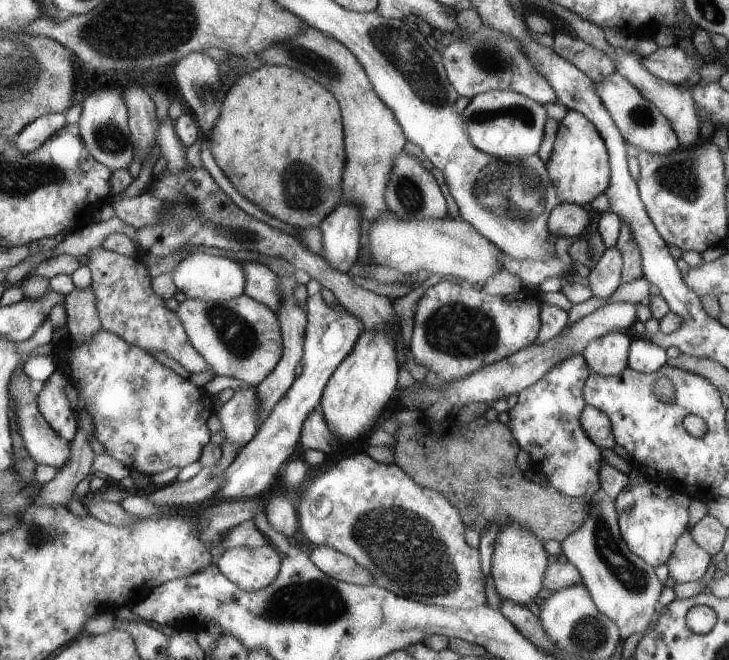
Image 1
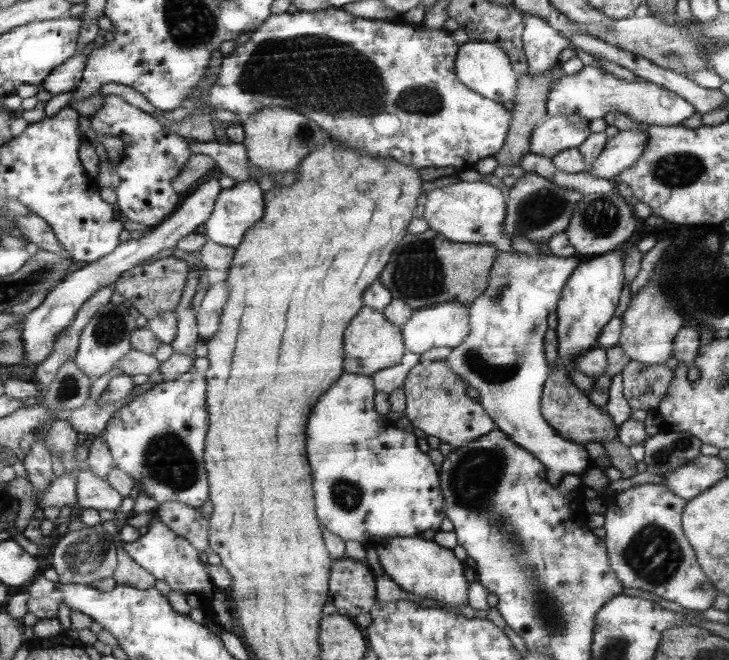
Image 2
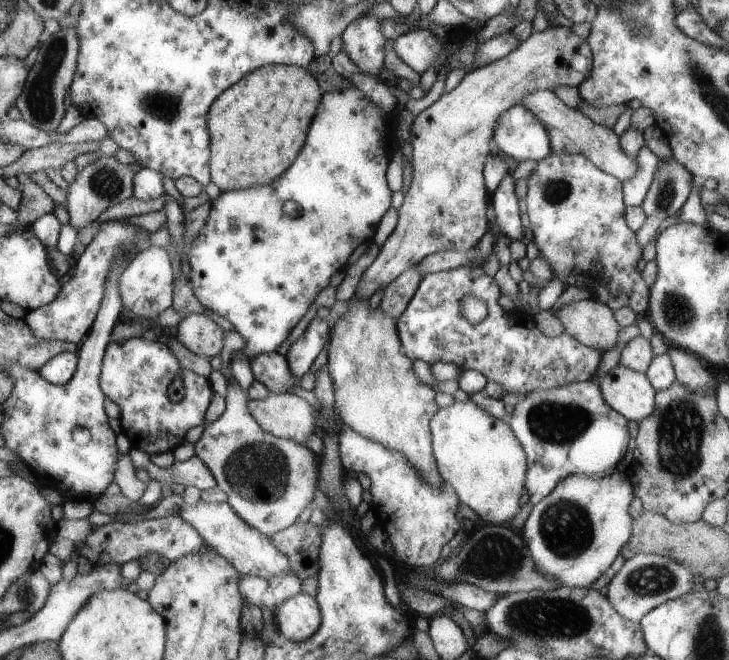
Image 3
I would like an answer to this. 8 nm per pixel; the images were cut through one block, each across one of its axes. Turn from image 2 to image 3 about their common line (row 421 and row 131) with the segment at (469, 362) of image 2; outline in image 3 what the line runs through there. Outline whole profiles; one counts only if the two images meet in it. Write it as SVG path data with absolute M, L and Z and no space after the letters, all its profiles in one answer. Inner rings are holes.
M517 104L503 113L496 122L496 146L516 162L538 162L551 153L550 134L528 106Z

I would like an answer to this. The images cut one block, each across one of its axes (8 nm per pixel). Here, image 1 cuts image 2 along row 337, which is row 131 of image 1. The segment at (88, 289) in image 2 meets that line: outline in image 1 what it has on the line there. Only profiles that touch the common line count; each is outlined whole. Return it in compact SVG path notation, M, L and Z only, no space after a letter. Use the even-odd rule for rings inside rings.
M50 114L50 116L40 117L38 121L32 122L26 129L14 140L16 146L24 151L24 154L30 154L41 144L44 144L48 138L54 136L56 132L61 131L66 126L65 114Z

